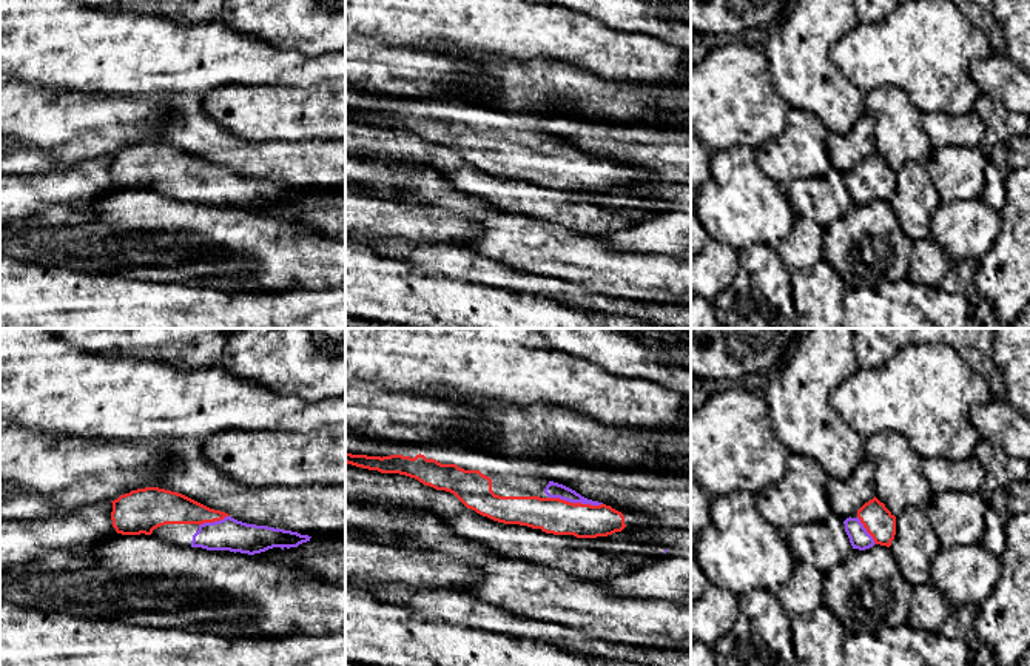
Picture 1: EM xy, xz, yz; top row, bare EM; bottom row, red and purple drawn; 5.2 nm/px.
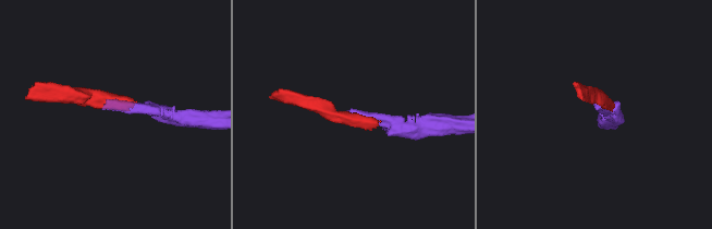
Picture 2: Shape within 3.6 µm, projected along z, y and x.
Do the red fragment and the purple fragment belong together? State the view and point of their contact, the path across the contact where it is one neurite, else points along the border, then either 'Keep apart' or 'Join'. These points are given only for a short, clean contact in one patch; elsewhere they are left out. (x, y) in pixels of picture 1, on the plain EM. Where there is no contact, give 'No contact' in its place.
Touches red at xz (574, 158). Path across: xz (552, 170), (563, 168), (574, 158), (565, 156), (552, 144). Join

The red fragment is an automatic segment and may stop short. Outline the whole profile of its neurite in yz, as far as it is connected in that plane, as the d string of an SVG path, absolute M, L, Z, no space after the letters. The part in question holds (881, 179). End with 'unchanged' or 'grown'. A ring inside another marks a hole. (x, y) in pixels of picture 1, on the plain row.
M876 151L865 157L856 173L843 176L853 204L865 205L874 199L891 200L896 190L896 171Z; grown

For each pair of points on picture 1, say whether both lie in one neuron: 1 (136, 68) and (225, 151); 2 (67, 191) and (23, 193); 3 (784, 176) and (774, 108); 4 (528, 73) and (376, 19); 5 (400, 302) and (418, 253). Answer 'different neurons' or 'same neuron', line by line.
1: different neurons
2: same neuron
3: different neurons
4: different neurons
5: different neurons

